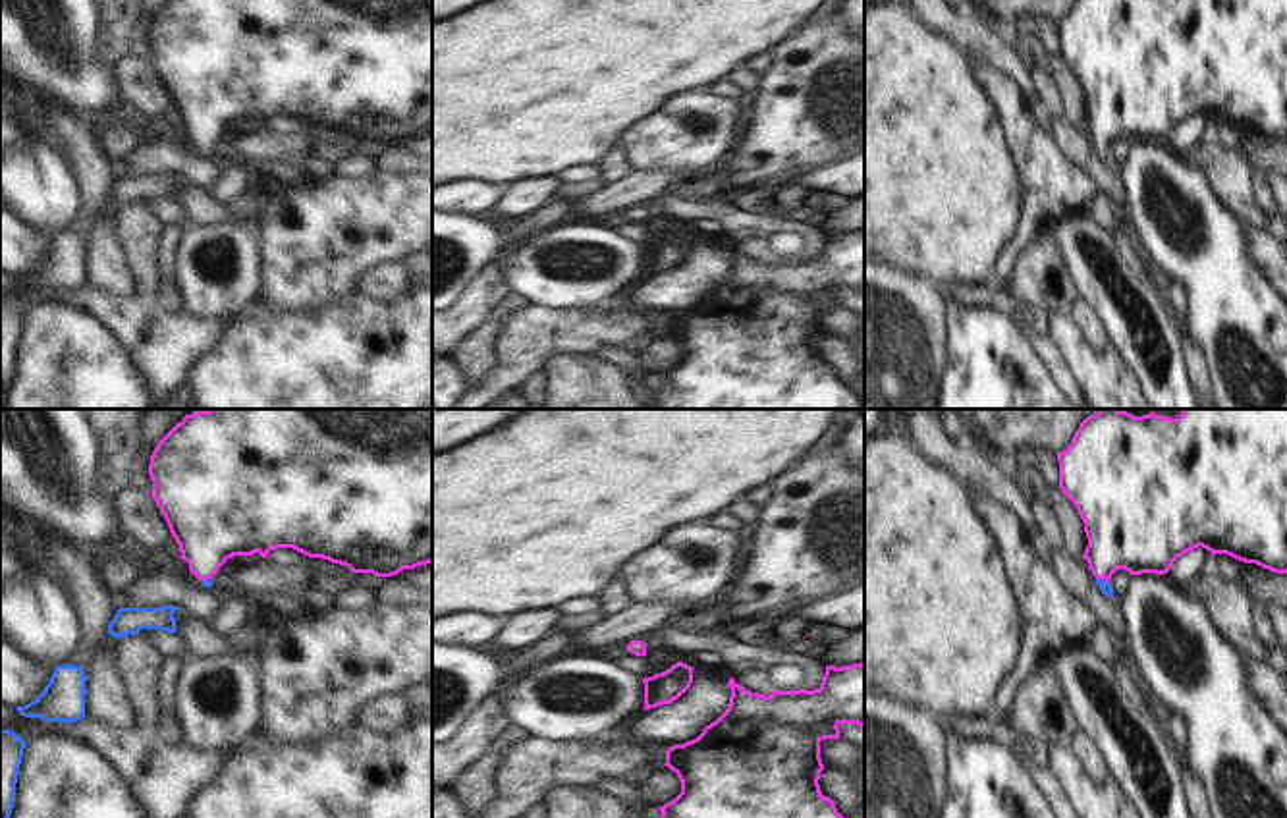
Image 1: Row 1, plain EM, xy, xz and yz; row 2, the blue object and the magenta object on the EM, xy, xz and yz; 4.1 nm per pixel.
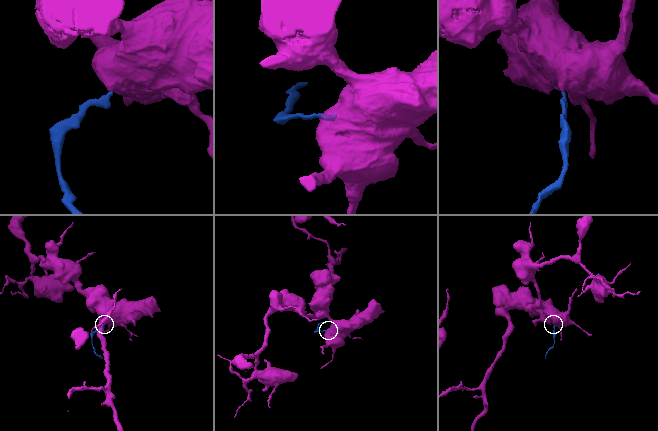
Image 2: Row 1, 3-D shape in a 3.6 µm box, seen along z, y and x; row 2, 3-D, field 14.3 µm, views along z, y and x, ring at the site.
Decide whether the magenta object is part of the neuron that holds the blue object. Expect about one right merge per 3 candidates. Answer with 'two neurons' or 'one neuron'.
one neuron

